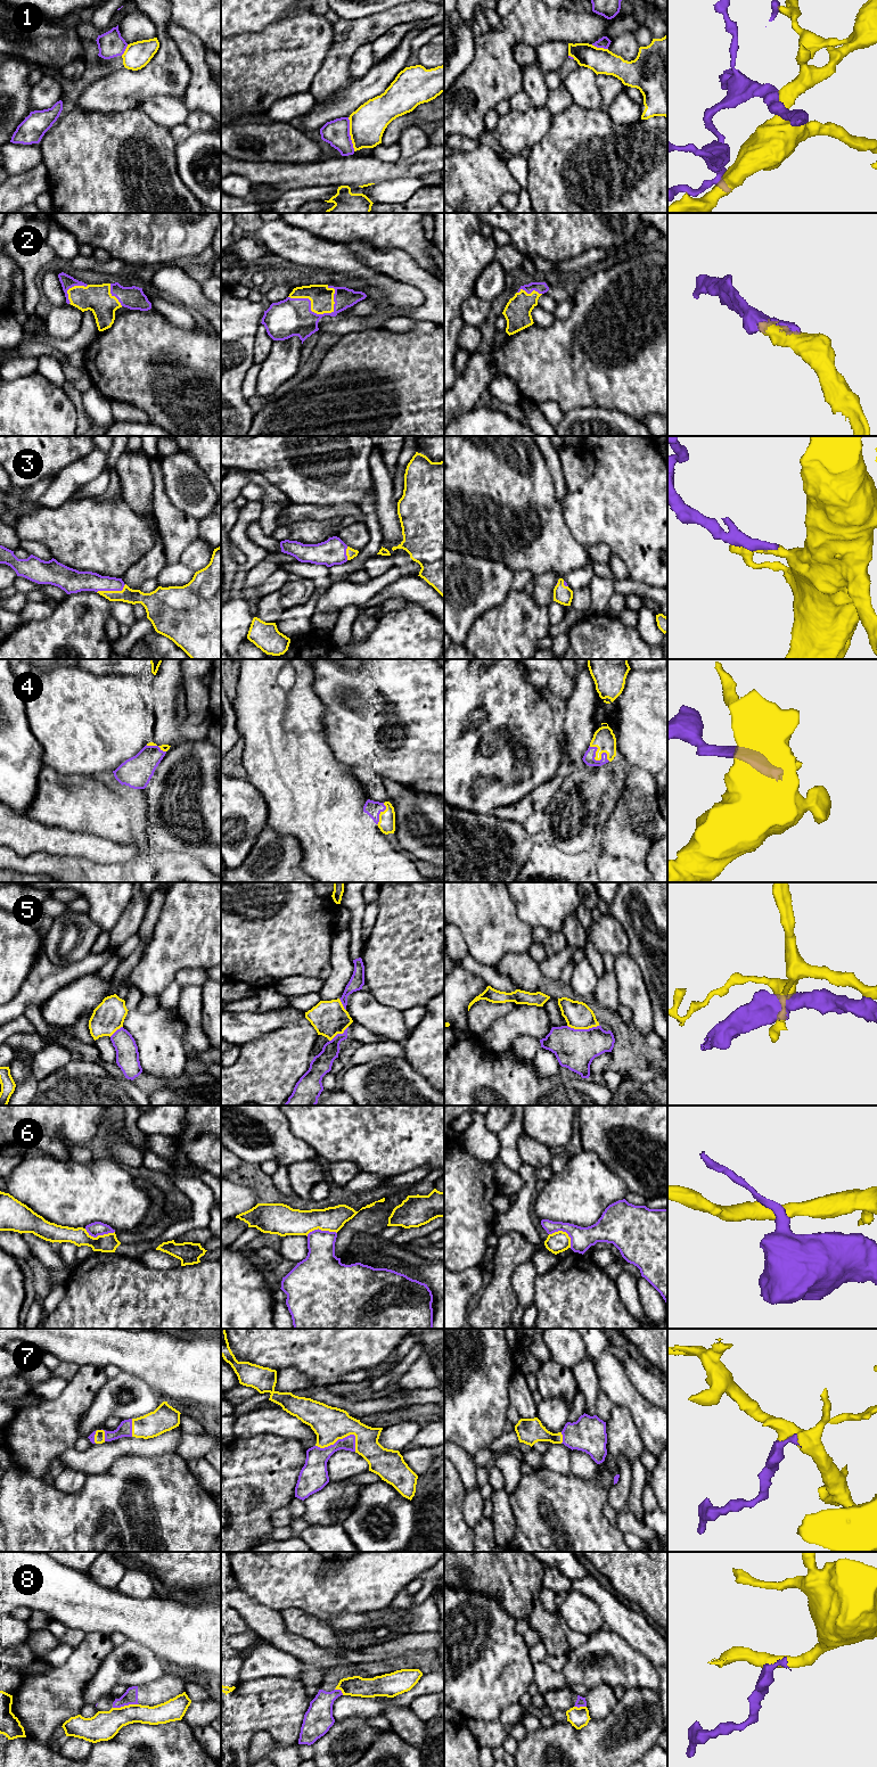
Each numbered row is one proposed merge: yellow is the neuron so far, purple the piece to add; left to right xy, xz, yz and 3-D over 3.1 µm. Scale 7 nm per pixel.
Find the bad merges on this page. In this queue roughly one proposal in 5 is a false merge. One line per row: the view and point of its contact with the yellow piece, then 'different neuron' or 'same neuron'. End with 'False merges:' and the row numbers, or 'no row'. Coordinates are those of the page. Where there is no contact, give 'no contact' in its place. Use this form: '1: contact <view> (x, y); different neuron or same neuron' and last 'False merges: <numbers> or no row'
1: contact xz (350, 134); different neuron
2: contact xz (311, 306); same neuron
3: contact xy (112, 591); same neuron
4: contact yz (597, 759); same neuron
5: contact yz (583, 1028); different neuron
6: contact xy (99, 1235); different neuron
7: contact xz (335, 1441); same neuron
8: contact xy (125, 1706); different neuron
False merges: 1, 5, 6, 8

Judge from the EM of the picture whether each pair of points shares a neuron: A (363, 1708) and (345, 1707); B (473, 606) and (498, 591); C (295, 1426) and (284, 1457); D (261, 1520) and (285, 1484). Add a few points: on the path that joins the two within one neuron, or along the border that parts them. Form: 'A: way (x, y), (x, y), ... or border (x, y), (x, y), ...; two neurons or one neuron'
A: way (359, 1707), (350, 1707); one neuron
B: way (478, 600), (488, 591), (492, 591); one neuron
C: border (264, 1433), (277, 1433), (295, 1438), (305, 1448); two neurons
D: way (261, 1511), (276, 1493); one neuron

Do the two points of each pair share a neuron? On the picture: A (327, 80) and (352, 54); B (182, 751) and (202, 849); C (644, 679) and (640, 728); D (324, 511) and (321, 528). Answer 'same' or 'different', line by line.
A: same
B: same
C: same
D: different

